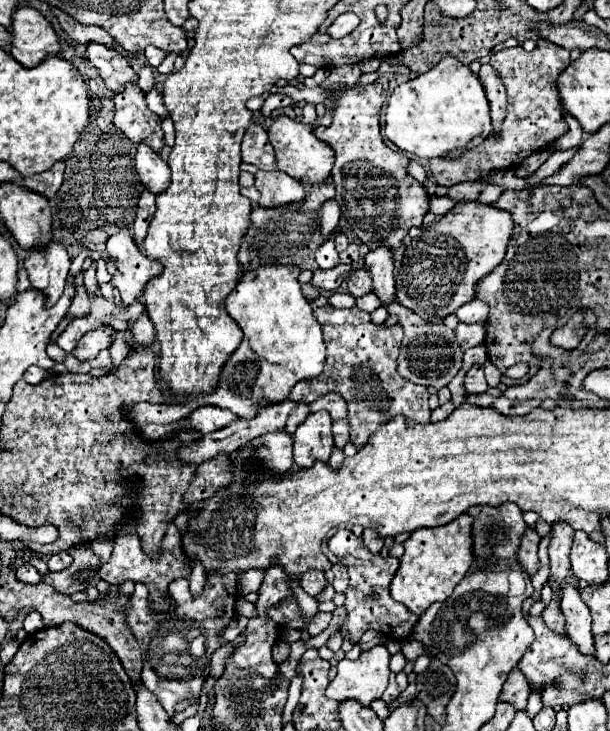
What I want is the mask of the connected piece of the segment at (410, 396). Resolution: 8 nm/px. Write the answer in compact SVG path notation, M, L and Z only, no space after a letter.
M326 305L316 309L314 315L322 323L324 341L328 347L326 367L320 377L314 377L314 381L296 383L288 399L312 403L330 391L340 393L348 403L350 441L356 447L362 447L378 425L390 421L396 415L404 415L406 423L410 425L430 421L432 409L428 407L428 387L414 385L398 373L398 353L404 335L400 325L376 325L372 323L370 313L358 307L336 309Z

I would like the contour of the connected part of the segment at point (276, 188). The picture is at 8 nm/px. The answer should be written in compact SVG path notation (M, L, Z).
M258 171L254 187L260 191L260 207L280 207L302 201L306 197L304 187L280 171Z

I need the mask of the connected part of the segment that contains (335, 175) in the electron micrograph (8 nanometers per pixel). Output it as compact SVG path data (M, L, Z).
M380 77L370 85L354 85L354 87L316 87L316 89L298 89L292 85L279 87L274 85L270 89L270 94L282 94L292 98L293 102L304 100L308 103L324 103L332 101L332 125L328 127L316 127L314 135L328 143L334 153L336 153L336 163L332 169L332 181L336 185L336 201L342 209L342 215L348 219L352 225L354 233L362 243L366 243L370 249L376 247L378 243L386 243L392 249L398 249L402 245L402 239L408 235L410 227L420 227L424 215L428 213L428 193L426 189L408 173L408 163L410 159L404 153L394 153L390 147L380 137L378 129L378 117L380 109L386 103L389 90L388 79Z

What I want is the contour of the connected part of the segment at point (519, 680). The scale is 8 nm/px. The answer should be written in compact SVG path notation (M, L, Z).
M516 667L516 669L508 675L508 679L506 679L506 683L504 683L504 687L502 687L500 699L512 703L516 709L524 709L524 707L526 707L526 699L528 699L528 695L530 695L530 687L528 687L526 681L528 681L528 679L524 677L524 673L520 673L520 669Z

